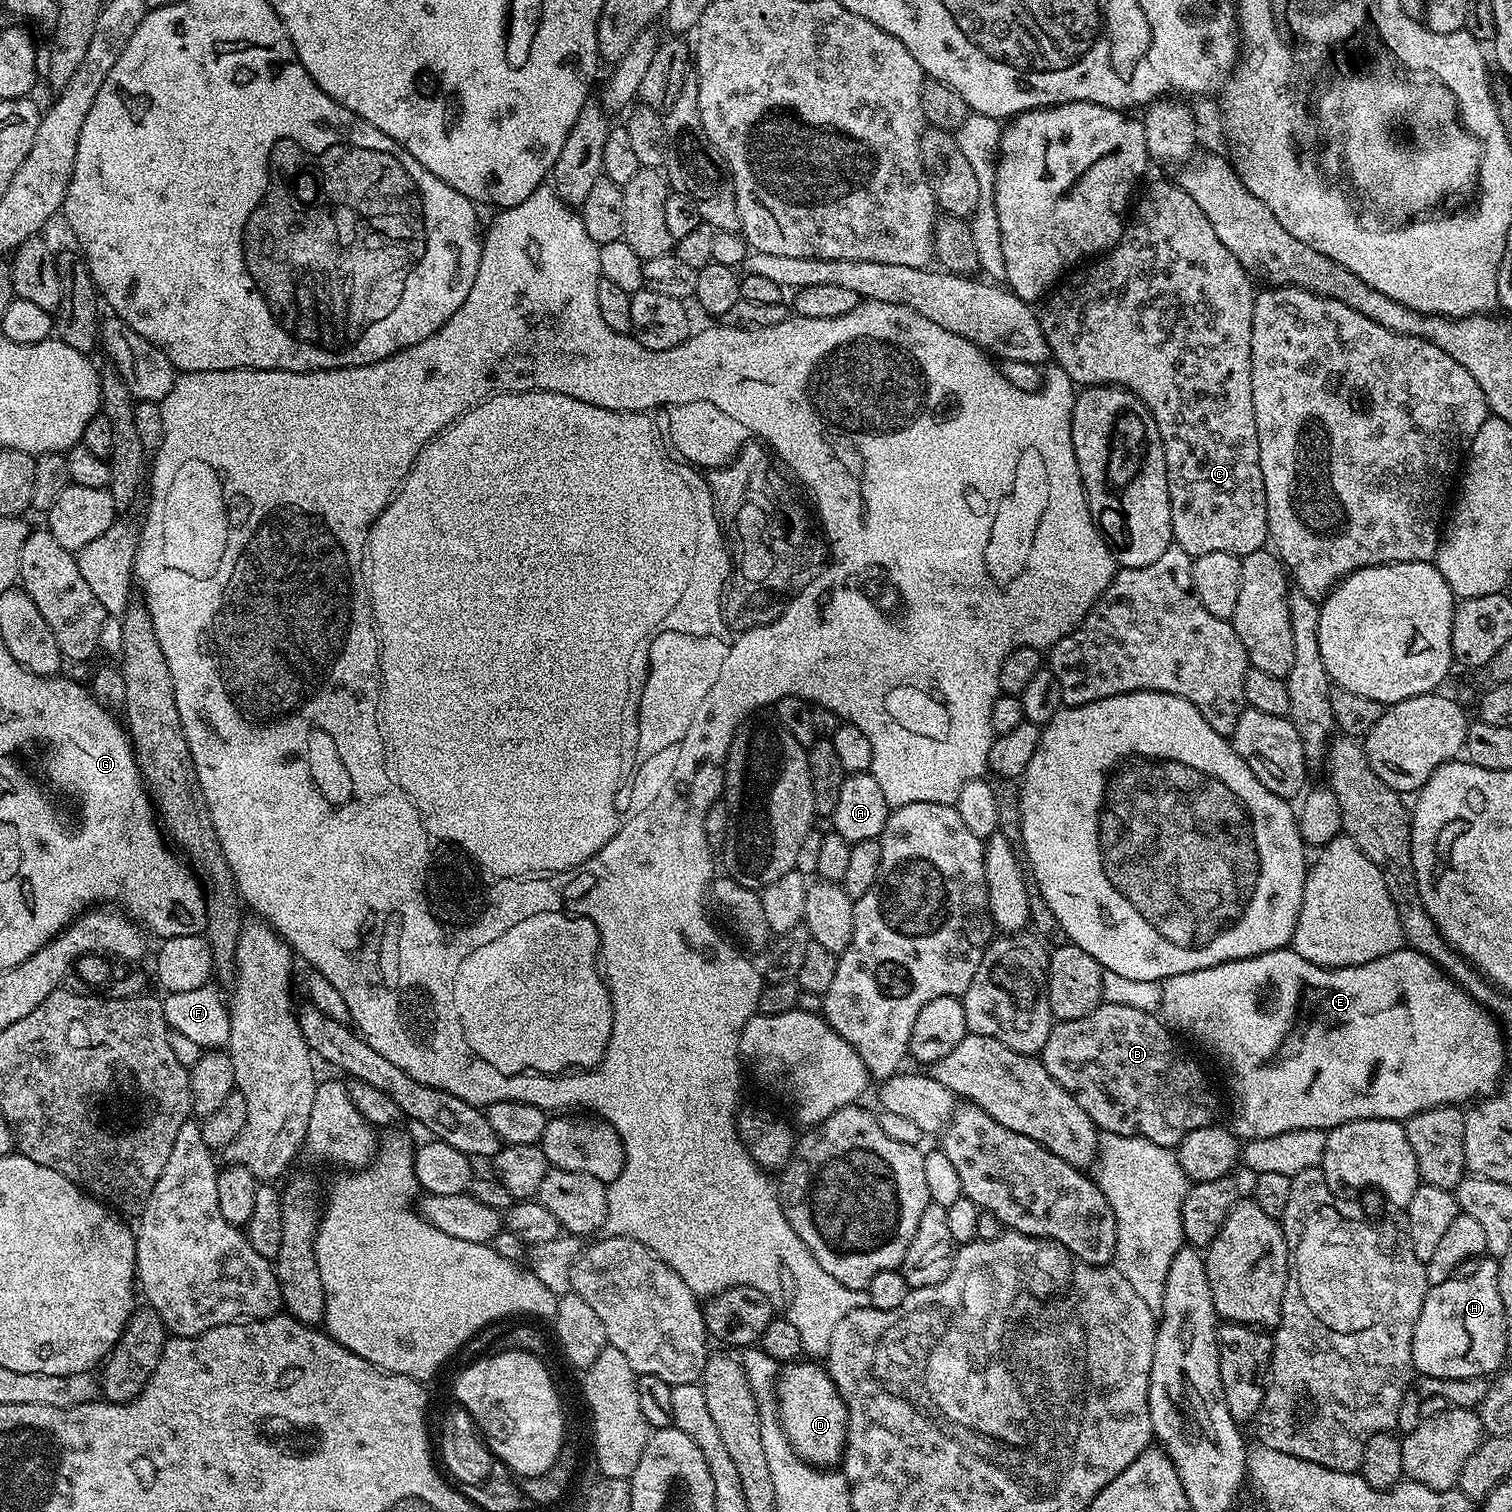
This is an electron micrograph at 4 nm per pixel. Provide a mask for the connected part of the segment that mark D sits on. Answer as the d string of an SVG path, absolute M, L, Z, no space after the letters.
M808 1360L789 1363L777 1375L774 1404L777 1420L800 1460L813 1467L832 1468L843 1459L848 1408L827 1369L816 1364Z

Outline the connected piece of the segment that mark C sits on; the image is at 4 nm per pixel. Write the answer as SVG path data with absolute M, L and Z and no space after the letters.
M1156 180L1144 193L1142 192L1139 193L1139 196L1141 195L1140 201L1138 201L1138 196L1131 209L1130 222L1125 223L1124 233L1120 235L1116 247L1107 254L1101 255L1095 262L1085 263L1079 270L1073 271L1069 275L1073 276L1068 281L1065 279L1047 297L1047 300L1049 299L1048 305L1045 306L1044 312L1039 313L1040 325L1046 334L1051 359L1054 364L1056 360L1057 366L1074 383L1080 384L1076 386L1115 384L1118 388L1130 390L1150 410L1150 414L1158 426L1158 434L1162 438L1164 457L1166 458L1174 543L1182 546L1182 550L1186 550L1186 554L1193 558L1202 554L1218 554L1219 552L1234 554L1243 558L1246 554L1261 551L1269 543L1266 486L1262 482L1262 466L1260 465L1260 451L1258 450L1258 426L1254 422L1252 363L1250 362L1250 334L1252 333L1254 302L1256 301L1254 287L1252 288L1254 280L1253 277L1249 276L1248 271L1240 265L1238 258L1234 258L1234 254L1230 254L1230 250L1226 250L1226 246L1222 246L1218 234L1214 234L1214 226L1210 226L1210 218L1206 218L1206 214L1202 214L1198 202L1194 202L1194 198L1190 198L1190 194L1186 194L1179 183L1167 184L1164 180Z

